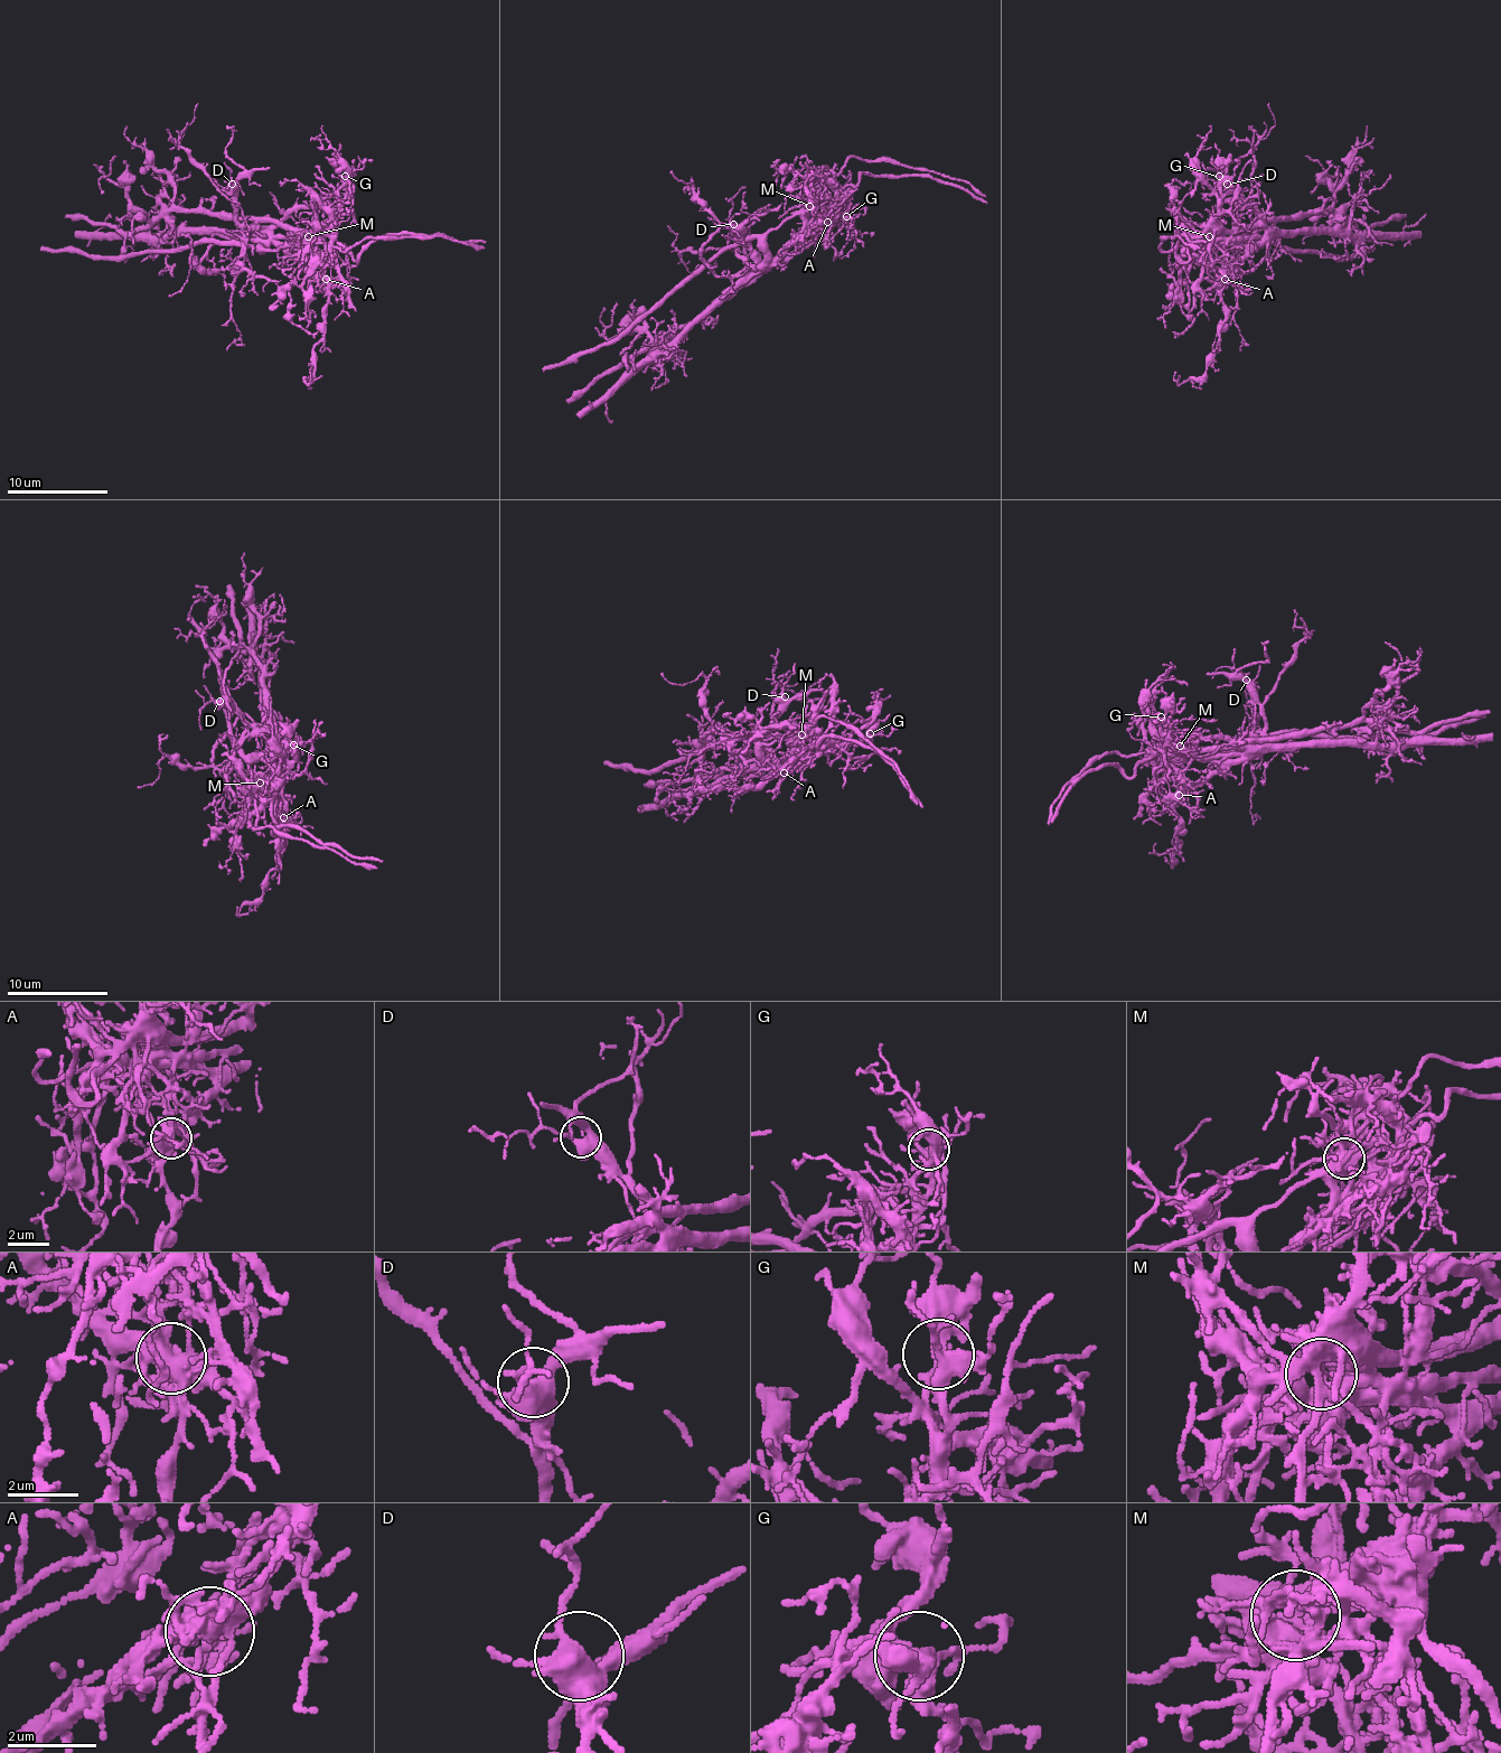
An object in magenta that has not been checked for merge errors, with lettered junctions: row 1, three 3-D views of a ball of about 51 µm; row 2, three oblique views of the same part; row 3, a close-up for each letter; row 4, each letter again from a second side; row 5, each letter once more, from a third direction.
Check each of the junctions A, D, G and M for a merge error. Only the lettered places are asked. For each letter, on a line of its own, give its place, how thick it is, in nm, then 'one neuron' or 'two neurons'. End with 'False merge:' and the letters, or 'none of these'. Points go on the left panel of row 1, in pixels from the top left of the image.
A: (326, 279) | 480 nm | two neurons
D: (232, 184) | 440 nm | one neuron
G: (345, 176) | 380 nm | one neuron
M: (308, 236) | 240 nm | two neurons
False merge: A, M

